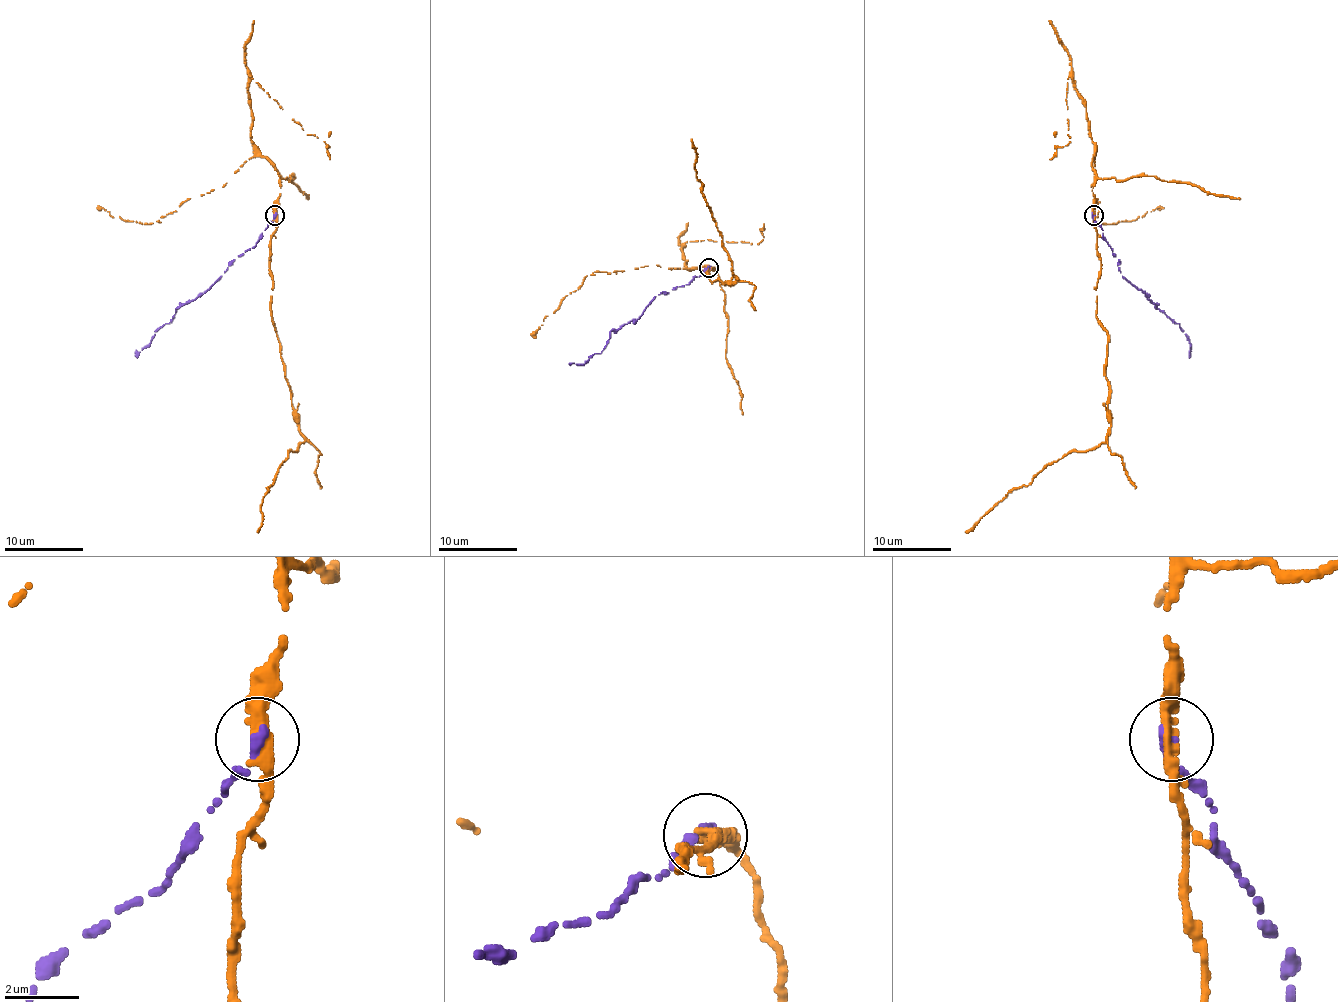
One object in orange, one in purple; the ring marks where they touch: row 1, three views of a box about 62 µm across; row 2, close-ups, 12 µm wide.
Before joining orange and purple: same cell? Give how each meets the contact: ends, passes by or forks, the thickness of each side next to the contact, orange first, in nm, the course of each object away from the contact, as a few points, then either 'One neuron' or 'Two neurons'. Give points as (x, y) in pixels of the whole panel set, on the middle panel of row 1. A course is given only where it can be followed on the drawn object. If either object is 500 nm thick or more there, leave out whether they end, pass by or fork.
At the ring orange passes by. At the ring purple ends. Thickness 340 nm (orange) against 280 nm. Course of orange: (708, 267), (704, 275), (706, 269), (710, 281), (730, 285), (737, 279), (704, 200), (692, 139). Course of purple: (708, 267), (686, 285), (663, 291), (635, 320), (610, 332), (600, 354), (584, 363), (568, 363). Two neurons

